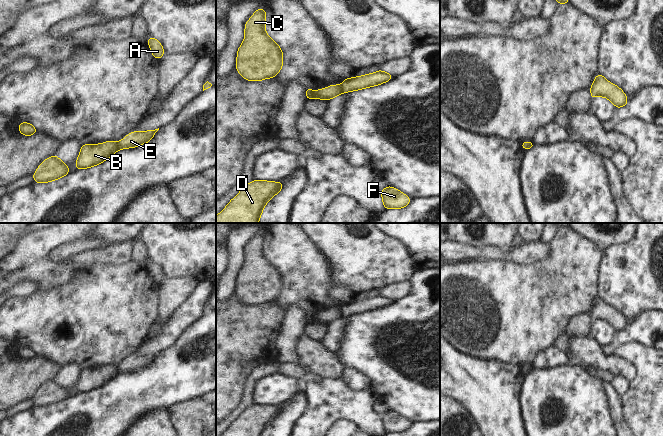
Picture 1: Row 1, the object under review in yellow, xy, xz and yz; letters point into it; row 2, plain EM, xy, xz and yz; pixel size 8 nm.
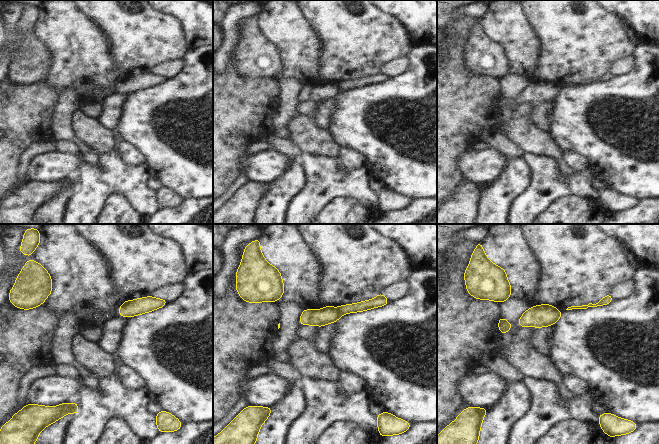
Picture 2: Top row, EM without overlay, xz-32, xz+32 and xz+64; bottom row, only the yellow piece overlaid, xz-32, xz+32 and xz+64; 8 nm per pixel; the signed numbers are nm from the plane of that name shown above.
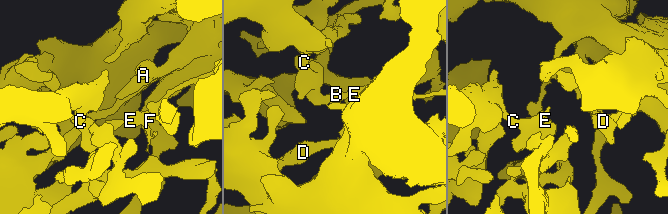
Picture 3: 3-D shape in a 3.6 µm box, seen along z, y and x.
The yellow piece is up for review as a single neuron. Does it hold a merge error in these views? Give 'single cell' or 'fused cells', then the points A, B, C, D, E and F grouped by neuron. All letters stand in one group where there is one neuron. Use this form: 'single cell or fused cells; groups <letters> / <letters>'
fused cells; groups A B C D F / E

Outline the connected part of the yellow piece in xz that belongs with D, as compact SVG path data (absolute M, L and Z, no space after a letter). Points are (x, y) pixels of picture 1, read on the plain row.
M254 404L222 436L262 436L266 427L284 411L281 406Z

